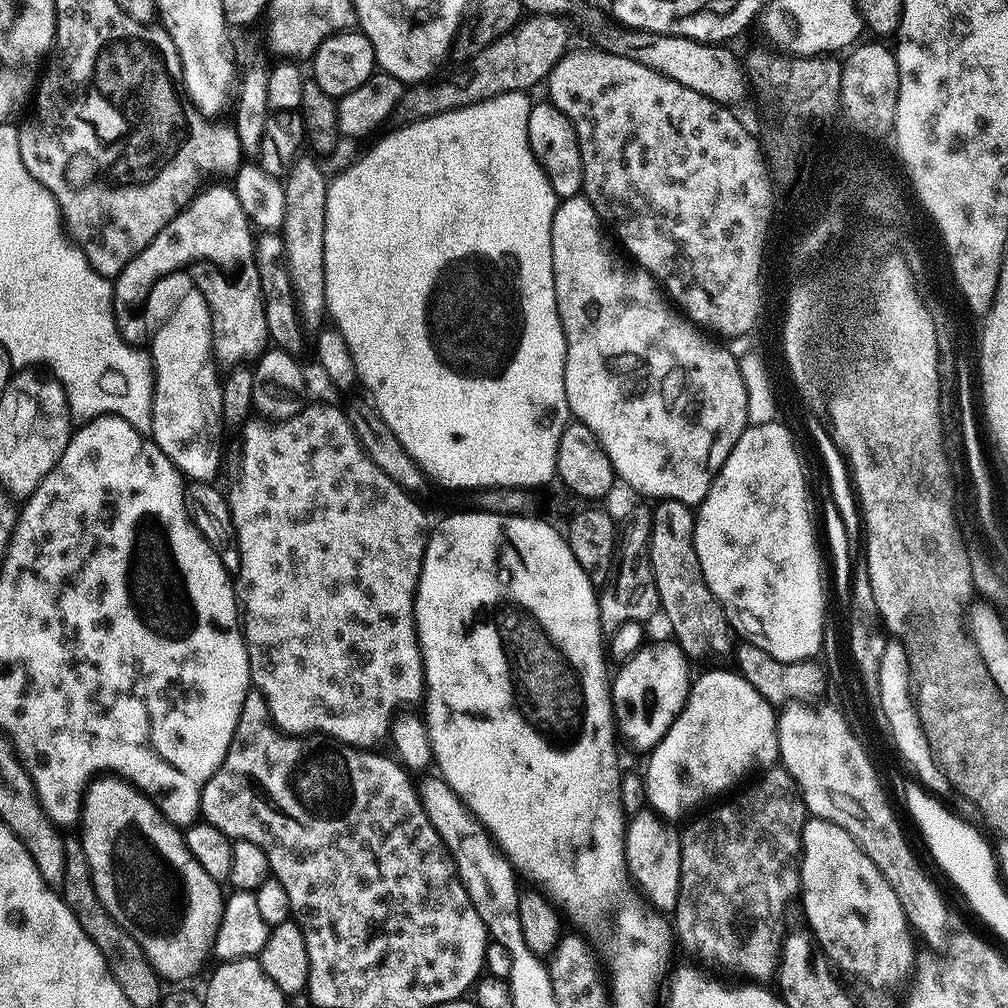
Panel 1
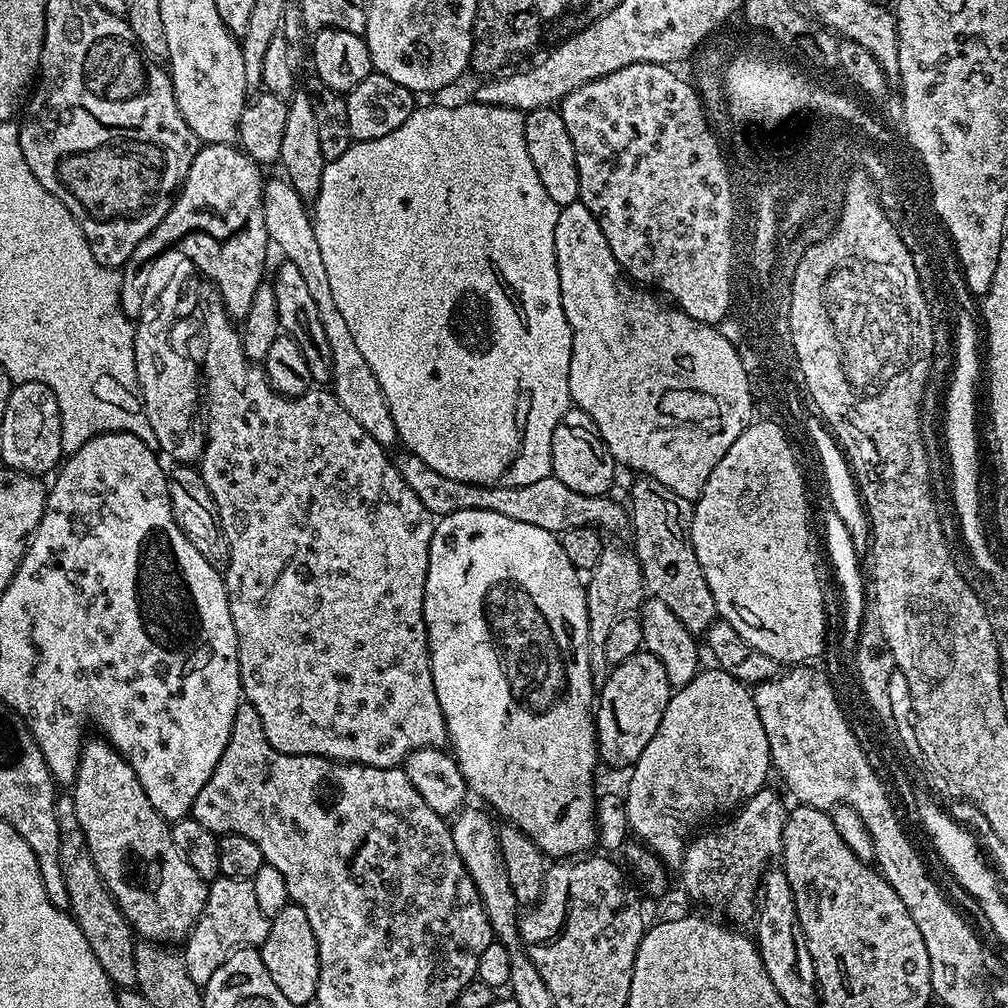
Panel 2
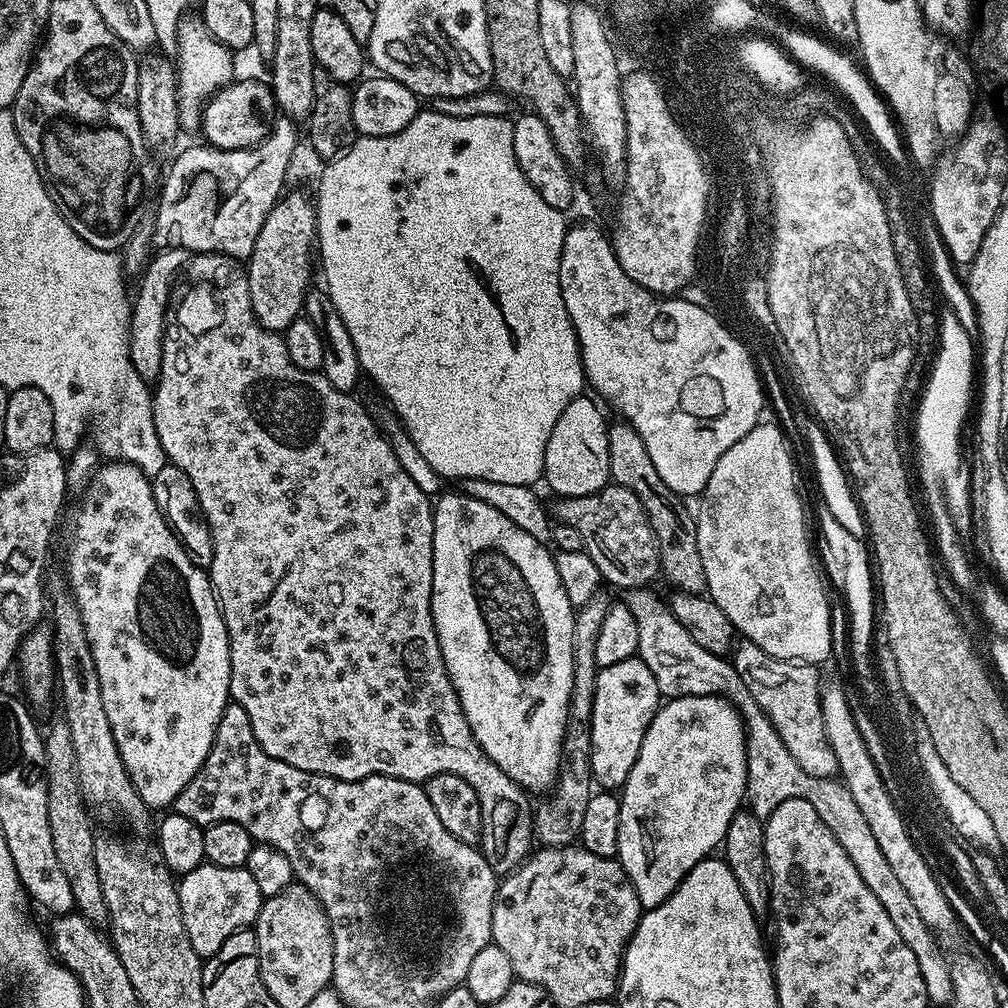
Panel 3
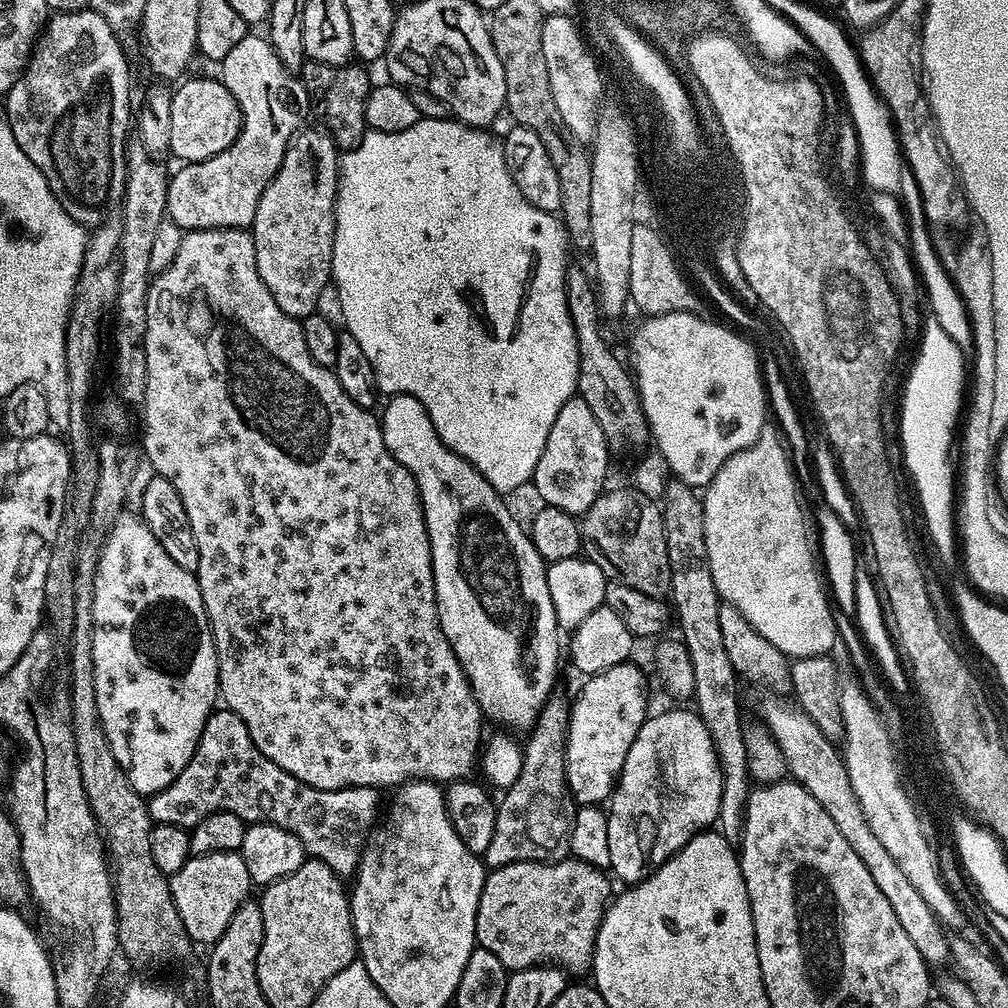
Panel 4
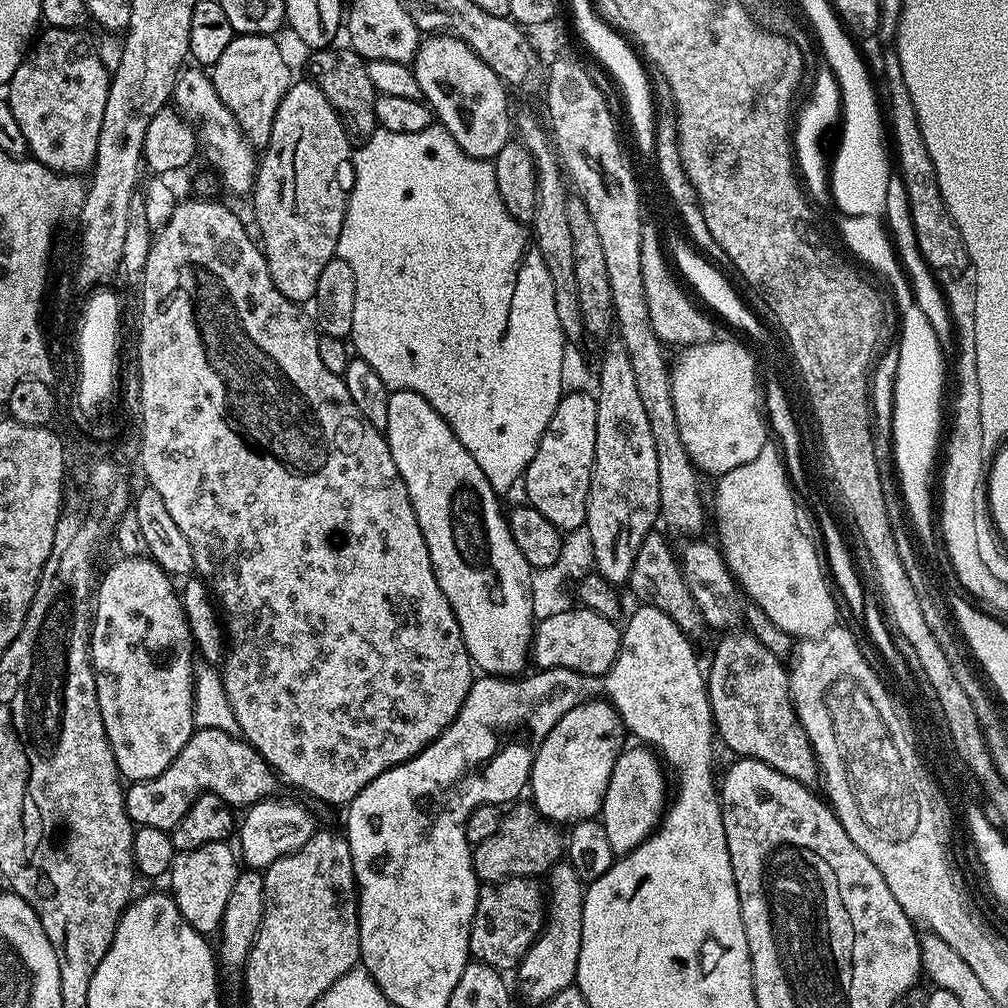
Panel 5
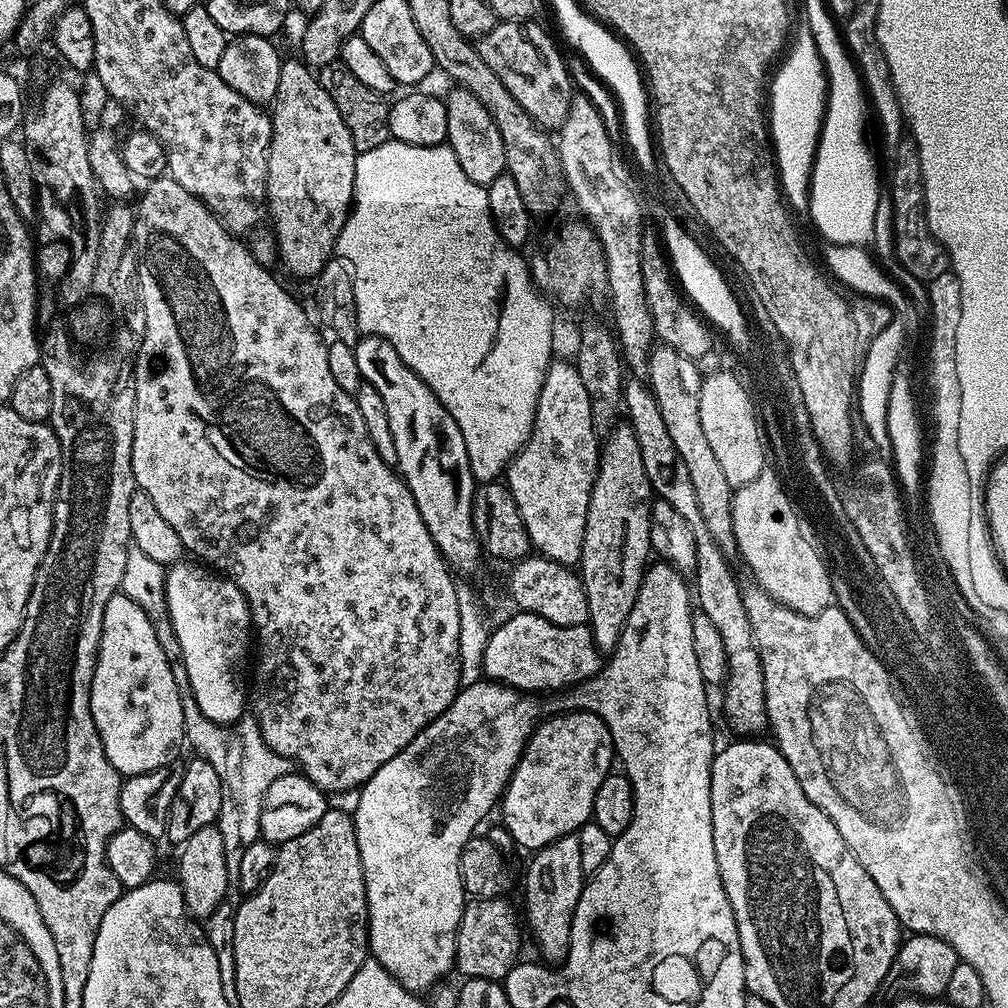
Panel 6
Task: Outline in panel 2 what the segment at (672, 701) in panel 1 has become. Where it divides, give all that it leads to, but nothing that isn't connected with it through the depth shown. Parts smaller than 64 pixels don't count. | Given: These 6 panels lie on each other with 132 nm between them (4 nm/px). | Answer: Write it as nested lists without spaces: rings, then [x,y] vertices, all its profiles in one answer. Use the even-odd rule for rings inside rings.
[[[641,650],[636,652],[626,662],[615,665],[609,671],[606,682],[598,689],[598,703],[594,708],[594,723],[596,726],[596,743],[598,745],[598,756],[601,761],[613,764],[616,768],[627,769],[636,763],[636,759],[650,746],[650,738],[658,730],[662,722],[662,714],[666,714],[666,706],[673,694],[673,686],[666,676],[666,669],[658,658],[648,652]]]

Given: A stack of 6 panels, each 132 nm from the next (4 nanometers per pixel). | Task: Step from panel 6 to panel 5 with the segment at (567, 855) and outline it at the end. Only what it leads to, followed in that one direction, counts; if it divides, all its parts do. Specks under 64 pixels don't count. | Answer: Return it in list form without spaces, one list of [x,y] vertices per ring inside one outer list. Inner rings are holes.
[[[566,862],[555,864],[546,873],[546,919],[540,937],[530,946],[515,969],[520,983],[520,996],[528,1004],[542,1006],[554,994],[573,987],[578,970],[578,954],[582,950],[582,906],[585,881],[574,874],[574,866]]]

